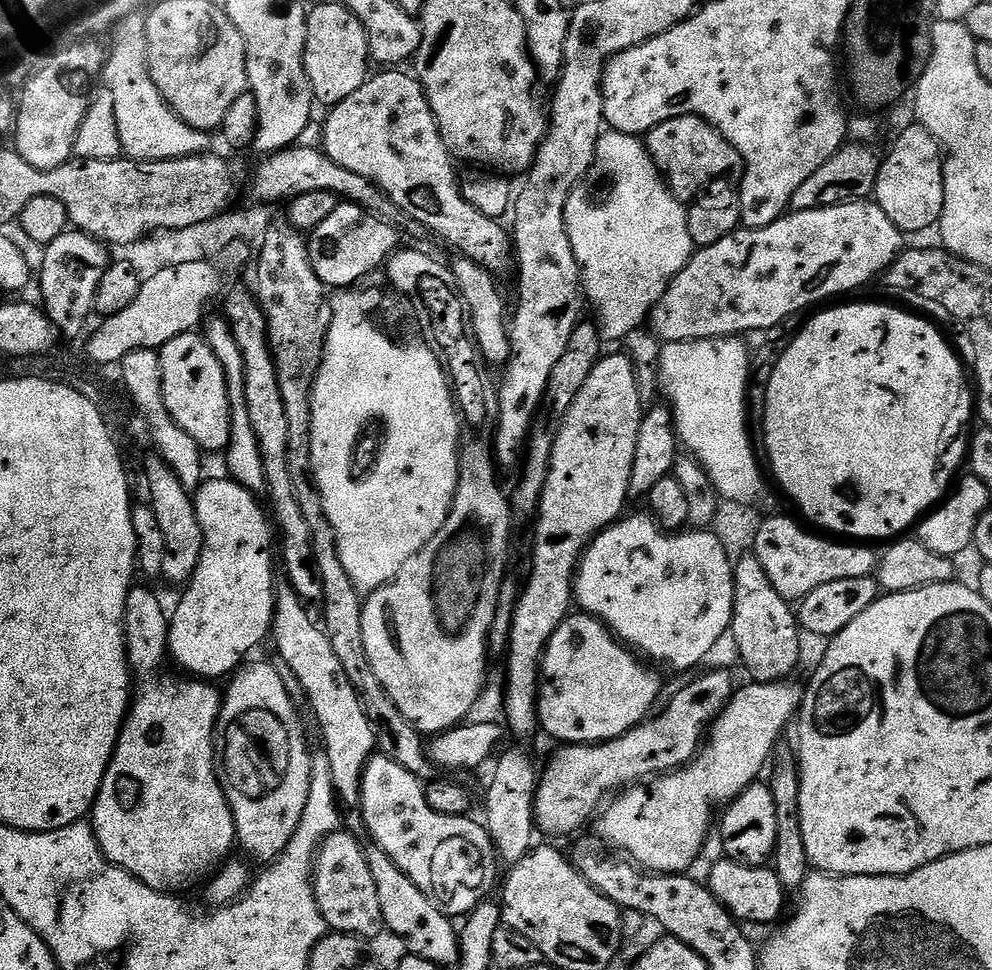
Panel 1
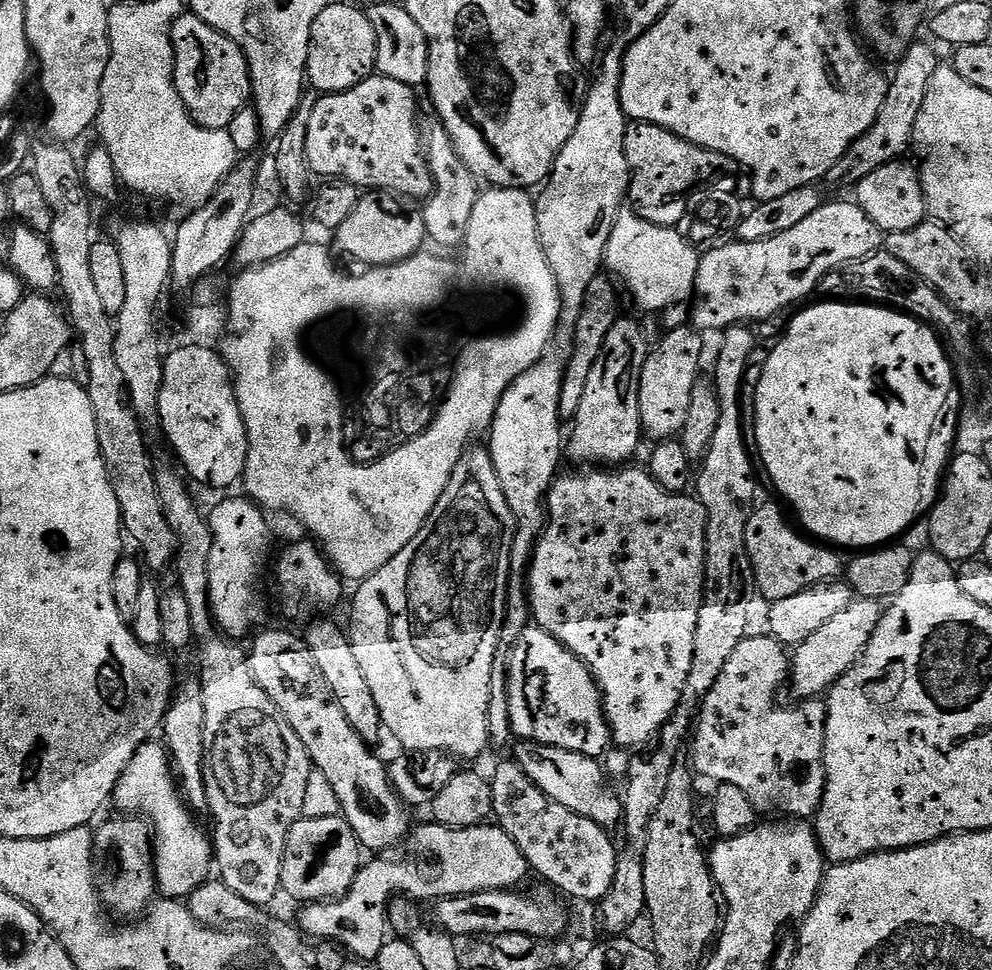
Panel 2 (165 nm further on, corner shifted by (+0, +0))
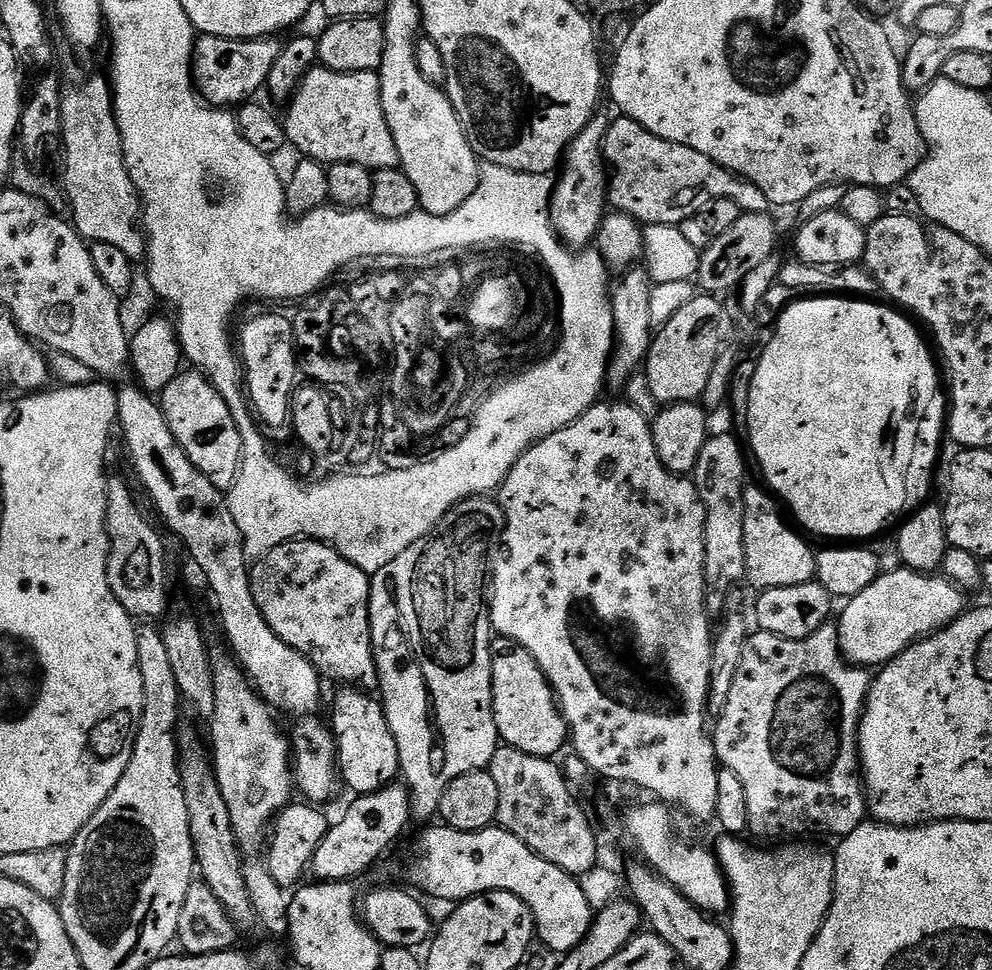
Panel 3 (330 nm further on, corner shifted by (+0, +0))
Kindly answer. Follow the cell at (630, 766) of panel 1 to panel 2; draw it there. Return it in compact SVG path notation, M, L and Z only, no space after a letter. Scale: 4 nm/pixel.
M752 634L742 642L738 642L738 647L734 649L734 654L730 654L730 662L726 662L726 670L722 670L722 674L718 674L718 682L714 682L714 690L710 690L710 694L706 694L704 703L700 706L698 723L694 728L694 739L690 744L690 752L692 748L692 760L690 759L690 762L697 773L717 779L720 784L733 784L734 786L738 786L738 790L742 790L742 794L746 794L746 798L750 798L750 802L755 806L757 813L775 814L780 818L812 818L815 817L816 811L820 808L820 803L824 798L824 787L826 786L827 780L824 747L826 746L828 706L823 699L811 698L801 699L793 708L779 708L779 706L776 705L776 695L779 694L780 687L784 684L784 679L787 681L789 676L789 649L781 644L775 636L771 634L755 636L755 634Z

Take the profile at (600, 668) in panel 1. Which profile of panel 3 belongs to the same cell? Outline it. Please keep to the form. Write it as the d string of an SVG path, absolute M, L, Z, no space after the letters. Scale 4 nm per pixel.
M511 642L505 645L505 648L497 647L492 653L492 709L500 739L507 747L517 748L526 754L555 757L557 755L555 752L563 744L565 747L570 740L568 723L556 704L556 695L548 685L548 679L542 674L538 662L534 662L534 658L524 648Z

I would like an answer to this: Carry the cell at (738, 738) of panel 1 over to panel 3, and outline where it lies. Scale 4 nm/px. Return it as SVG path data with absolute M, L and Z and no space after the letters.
M903 566L897 569L897 572L885 571L877 576L874 583L866 586L866 590L862 590L862 594L851 597L845 603L848 605L845 606L840 620L838 619L836 633L840 639L841 656L853 666L872 670L877 666L886 665L898 654L905 652L910 645L932 635L933 632L940 631L952 621L963 616L966 611L965 593L949 580L945 580L943 575L913 572L911 568Z

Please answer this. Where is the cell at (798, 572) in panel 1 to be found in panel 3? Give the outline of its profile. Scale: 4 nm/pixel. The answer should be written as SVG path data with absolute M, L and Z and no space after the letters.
M748 486L744 489L742 534L746 546L747 583L752 583L756 590L813 583L816 580L817 553L812 552L811 546L803 540L805 537L795 527L784 525L783 518L776 513L777 501L763 487L760 488Z

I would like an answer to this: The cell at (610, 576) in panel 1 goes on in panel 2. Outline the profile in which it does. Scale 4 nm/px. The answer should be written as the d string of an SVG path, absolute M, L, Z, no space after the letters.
M616 466L611 470L580 470L580 473L572 472L569 476L561 475L553 481L548 491L546 501L548 511L547 524L544 527L544 532L540 536L540 540L536 544L536 549L532 556L531 568L527 573L527 589L531 607L531 619L534 621L535 627L544 628L551 636L558 638L558 642L562 642L566 645L570 651L591 670L592 676L595 677L596 684L599 685L601 695L604 698L604 713L608 717L608 727L612 729L613 741L615 741L617 745L620 743L624 748L637 747L636 749L639 749L641 746L647 745L666 721L674 714L674 710L680 705L680 699L684 697L686 682L690 678L690 670L694 662L694 650L696 649L696 635L698 634L700 611L704 605L704 563L706 562L706 522L708 519L706 518L704 503L695 495L666 490L654 477L652 477L651 472L645 470L643 467L640 467L641 469L628 467L632 466Z

